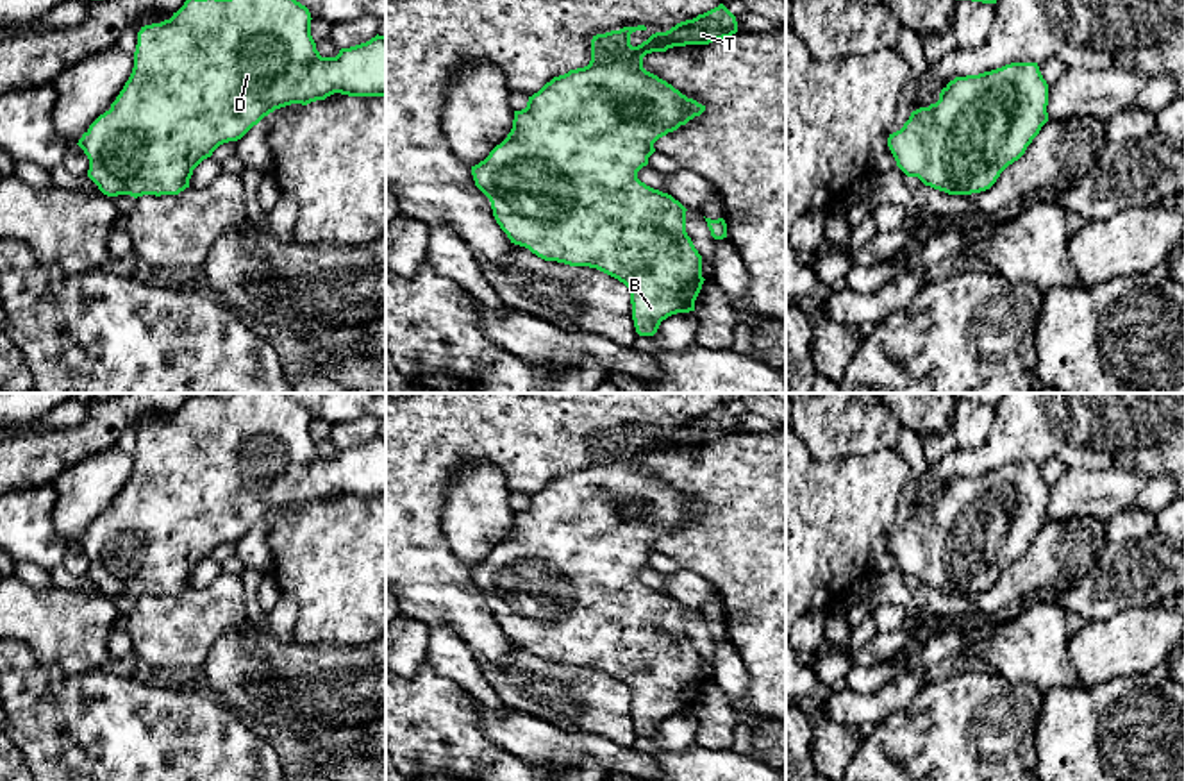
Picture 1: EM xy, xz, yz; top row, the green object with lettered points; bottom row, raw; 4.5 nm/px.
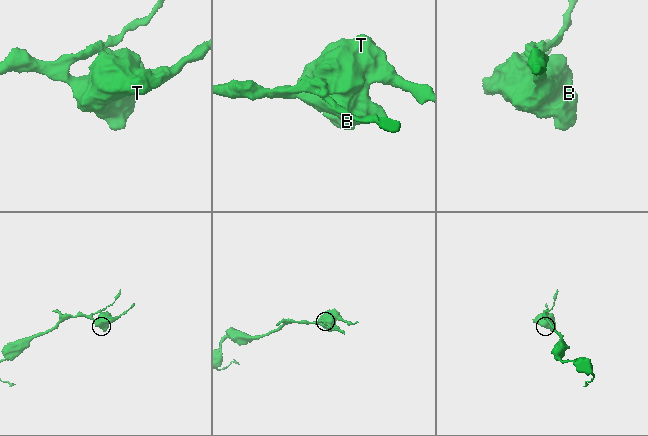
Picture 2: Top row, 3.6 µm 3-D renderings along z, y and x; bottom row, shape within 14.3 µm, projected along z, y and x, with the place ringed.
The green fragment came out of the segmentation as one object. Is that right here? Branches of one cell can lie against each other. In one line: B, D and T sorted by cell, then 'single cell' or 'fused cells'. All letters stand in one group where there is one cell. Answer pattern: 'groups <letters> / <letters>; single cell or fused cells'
groups B D T; single cell

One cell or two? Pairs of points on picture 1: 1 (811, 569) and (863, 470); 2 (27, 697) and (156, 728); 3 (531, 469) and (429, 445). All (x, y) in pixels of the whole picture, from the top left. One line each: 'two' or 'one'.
1: one
2: one
3: one

